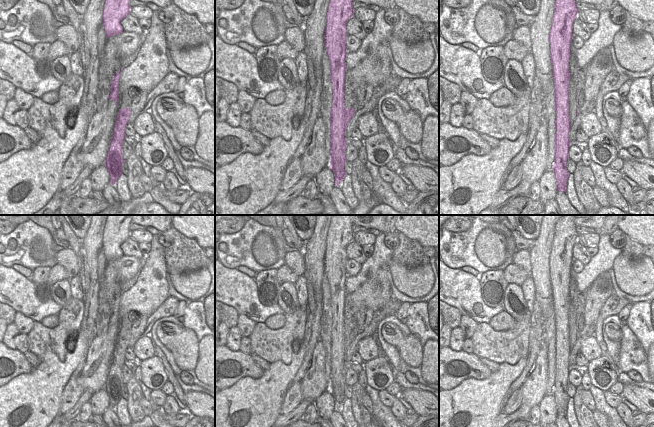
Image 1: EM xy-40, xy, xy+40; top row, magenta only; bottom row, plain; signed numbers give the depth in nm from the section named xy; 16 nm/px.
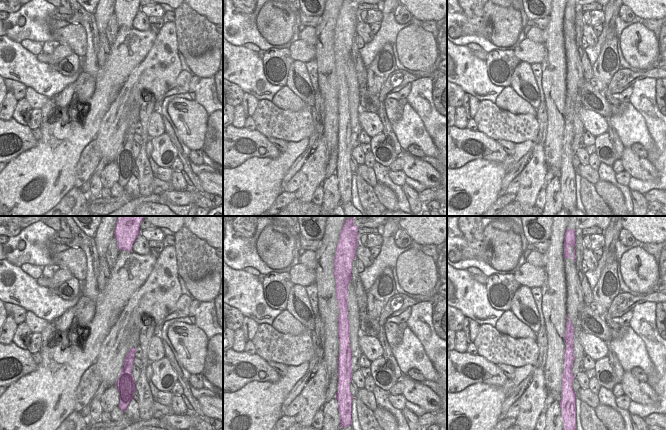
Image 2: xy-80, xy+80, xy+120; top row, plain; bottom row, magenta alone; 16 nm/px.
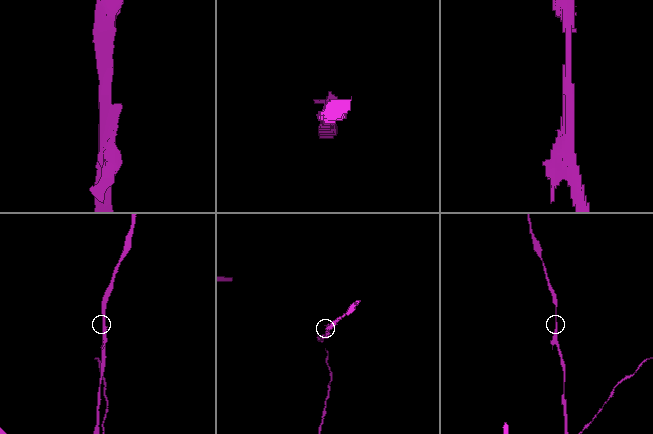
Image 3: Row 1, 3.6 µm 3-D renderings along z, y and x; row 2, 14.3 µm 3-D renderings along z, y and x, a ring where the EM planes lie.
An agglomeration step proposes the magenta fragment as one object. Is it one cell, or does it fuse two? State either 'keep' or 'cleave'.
cleave

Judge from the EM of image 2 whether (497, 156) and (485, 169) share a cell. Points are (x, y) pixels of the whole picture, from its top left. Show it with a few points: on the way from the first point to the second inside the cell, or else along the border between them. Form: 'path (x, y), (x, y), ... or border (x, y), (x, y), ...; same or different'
border (507, 154), (502, 161), (483, 159), (469, 161); different

